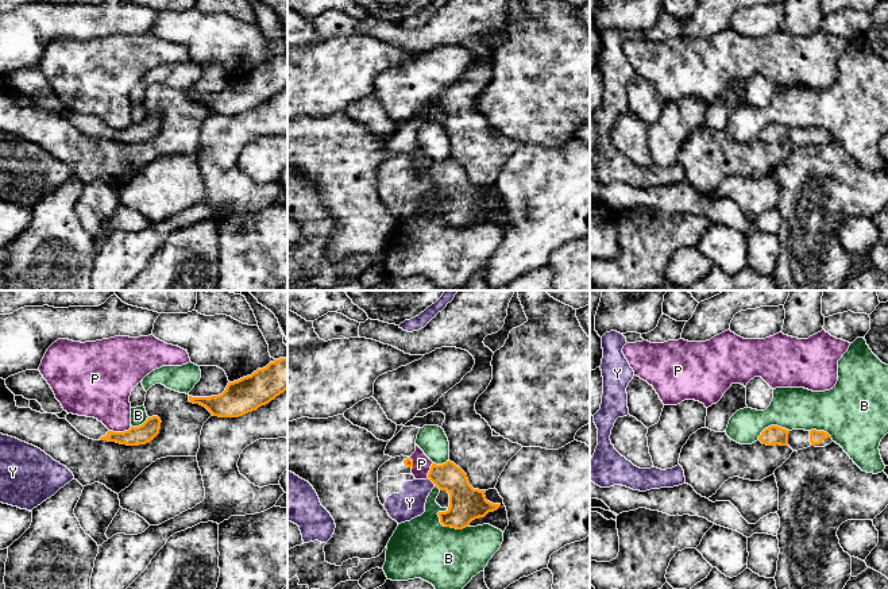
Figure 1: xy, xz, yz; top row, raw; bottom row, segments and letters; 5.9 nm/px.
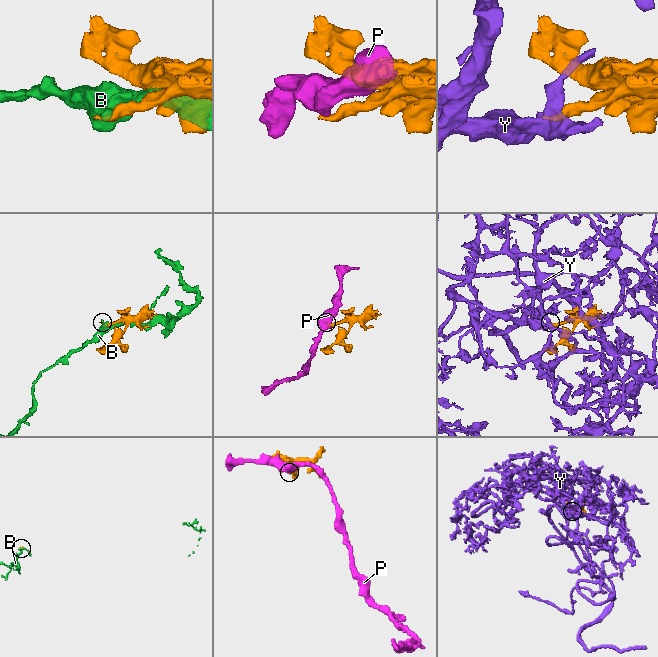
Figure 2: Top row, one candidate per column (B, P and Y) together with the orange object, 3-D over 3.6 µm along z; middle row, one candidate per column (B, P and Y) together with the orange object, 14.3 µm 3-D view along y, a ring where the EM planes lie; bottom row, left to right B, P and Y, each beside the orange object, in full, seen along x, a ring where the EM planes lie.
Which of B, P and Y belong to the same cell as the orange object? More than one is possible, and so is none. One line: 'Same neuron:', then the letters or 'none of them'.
Same neuron: Y

